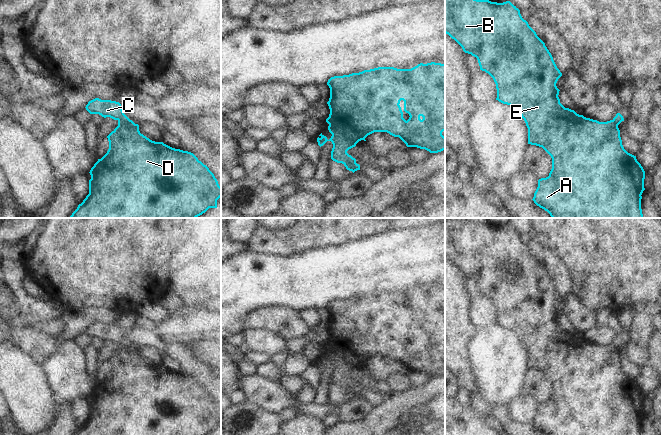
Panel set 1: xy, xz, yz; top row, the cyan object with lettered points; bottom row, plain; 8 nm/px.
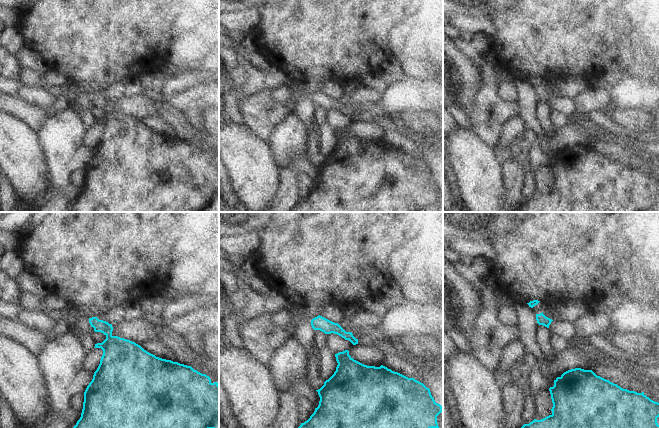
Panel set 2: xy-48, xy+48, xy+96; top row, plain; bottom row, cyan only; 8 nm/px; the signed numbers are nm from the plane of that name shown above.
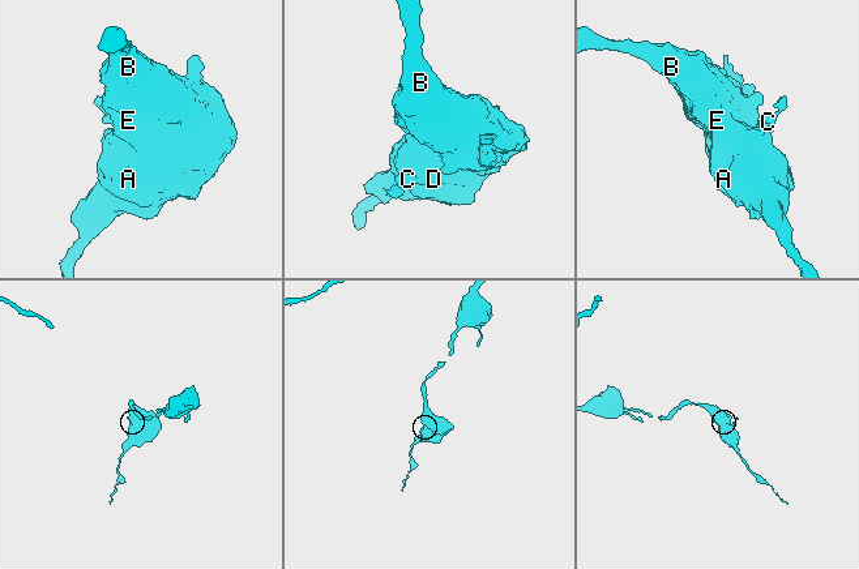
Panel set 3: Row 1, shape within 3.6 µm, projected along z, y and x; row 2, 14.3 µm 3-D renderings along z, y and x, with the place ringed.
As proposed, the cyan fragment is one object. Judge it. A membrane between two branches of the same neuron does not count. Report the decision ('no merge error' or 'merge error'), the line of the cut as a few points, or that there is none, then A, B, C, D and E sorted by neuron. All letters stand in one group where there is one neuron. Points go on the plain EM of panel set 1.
merge error | xy (118, 343), (133, 347) | A B D E / C

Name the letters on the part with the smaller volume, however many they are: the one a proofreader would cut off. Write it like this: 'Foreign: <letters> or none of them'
Foreign: C

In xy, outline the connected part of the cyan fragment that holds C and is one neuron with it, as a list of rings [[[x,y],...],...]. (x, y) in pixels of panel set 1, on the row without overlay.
[[[95,322],[89,325],[85,332],[90,338],[99,338],[104,342],[110,341],[114,344],[134,347],[124,338],[121,328],[116,325]]]

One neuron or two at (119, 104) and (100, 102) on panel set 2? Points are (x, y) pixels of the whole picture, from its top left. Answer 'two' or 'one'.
two

